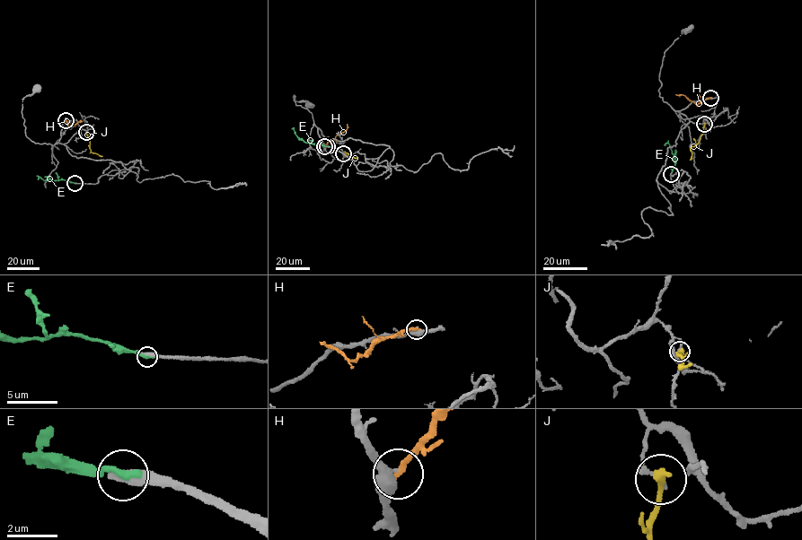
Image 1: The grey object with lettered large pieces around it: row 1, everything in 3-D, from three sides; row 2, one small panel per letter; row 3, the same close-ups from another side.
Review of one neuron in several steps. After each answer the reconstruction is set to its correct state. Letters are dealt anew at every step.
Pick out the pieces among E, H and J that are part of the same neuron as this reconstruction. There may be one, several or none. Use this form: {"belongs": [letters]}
{"belongs": ["E"]}

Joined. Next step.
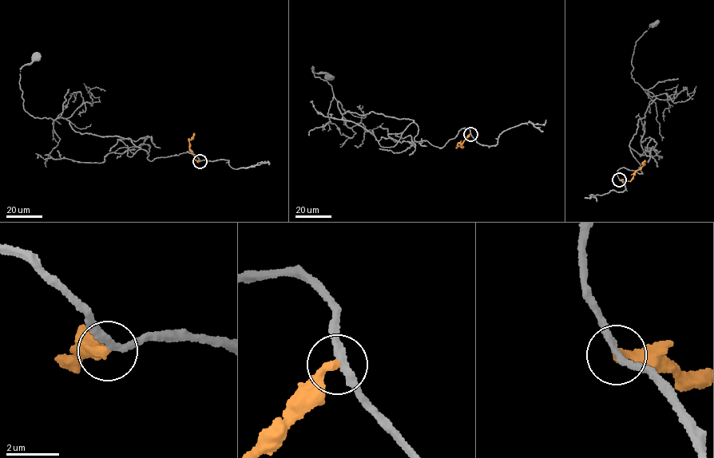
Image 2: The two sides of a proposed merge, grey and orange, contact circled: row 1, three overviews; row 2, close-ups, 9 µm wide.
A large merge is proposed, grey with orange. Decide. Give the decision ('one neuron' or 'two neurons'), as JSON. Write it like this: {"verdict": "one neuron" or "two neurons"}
{"verdict": "two neurons"}

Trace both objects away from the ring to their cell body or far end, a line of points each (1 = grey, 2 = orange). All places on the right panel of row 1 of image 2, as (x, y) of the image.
1: (620, 180), (620, 168), (642, 173), (628, 145), (656, 97), (635, 82), (632, 64), (636, 41), (655, 22)
2: (619, 179), (629, 181), (644, 165), (644, 159)

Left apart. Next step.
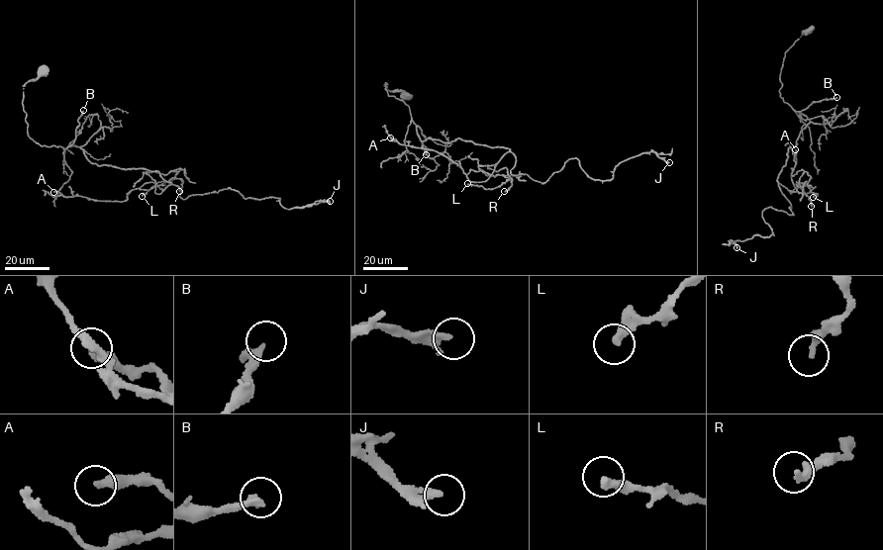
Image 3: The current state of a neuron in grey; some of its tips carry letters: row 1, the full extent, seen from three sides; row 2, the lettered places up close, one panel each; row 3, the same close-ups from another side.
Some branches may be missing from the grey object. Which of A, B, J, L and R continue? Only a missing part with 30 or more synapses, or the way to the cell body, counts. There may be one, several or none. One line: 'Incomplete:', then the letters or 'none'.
Incomplete: B, J

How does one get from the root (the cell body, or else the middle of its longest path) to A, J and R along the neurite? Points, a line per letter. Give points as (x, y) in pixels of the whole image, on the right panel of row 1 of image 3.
A: (809, 29), (785, 52), (779, 91), (810, 121), (777, 179), (809, 193), (816, 186), (791, 179), (795, 149)
J: (809, 29), (780, 72), (780, 96), (810, 121), (776, 179), (793, 214), (766, 209), (771, 235), (736, 247)
R: (809, 29), (785, 52), (779, 91), (810, 121), (777, 179), (791, 193), (800, 185), (811, 206)

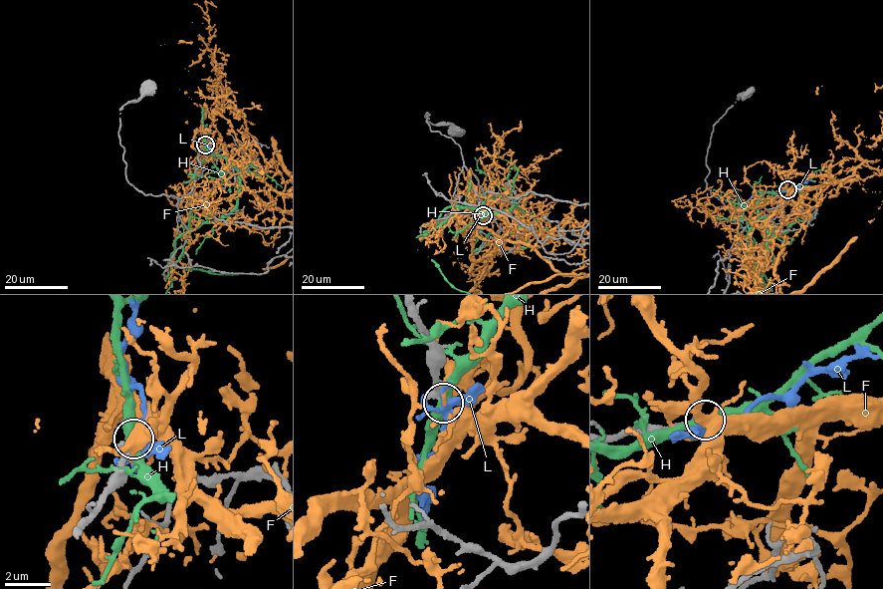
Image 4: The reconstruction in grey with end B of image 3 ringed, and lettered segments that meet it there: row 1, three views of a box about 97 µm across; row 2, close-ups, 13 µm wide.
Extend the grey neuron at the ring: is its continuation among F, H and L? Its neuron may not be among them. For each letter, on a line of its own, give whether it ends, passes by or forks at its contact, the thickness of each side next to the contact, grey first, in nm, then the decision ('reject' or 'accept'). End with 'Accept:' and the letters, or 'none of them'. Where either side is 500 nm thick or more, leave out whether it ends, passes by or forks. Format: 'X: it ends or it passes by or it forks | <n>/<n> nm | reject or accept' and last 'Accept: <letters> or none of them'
F: it ends | 420/220 nm | reject
H: it passes by | 420/320 nm | reject
L: it forks | 360/320 nm | reject
Accept: none of them

